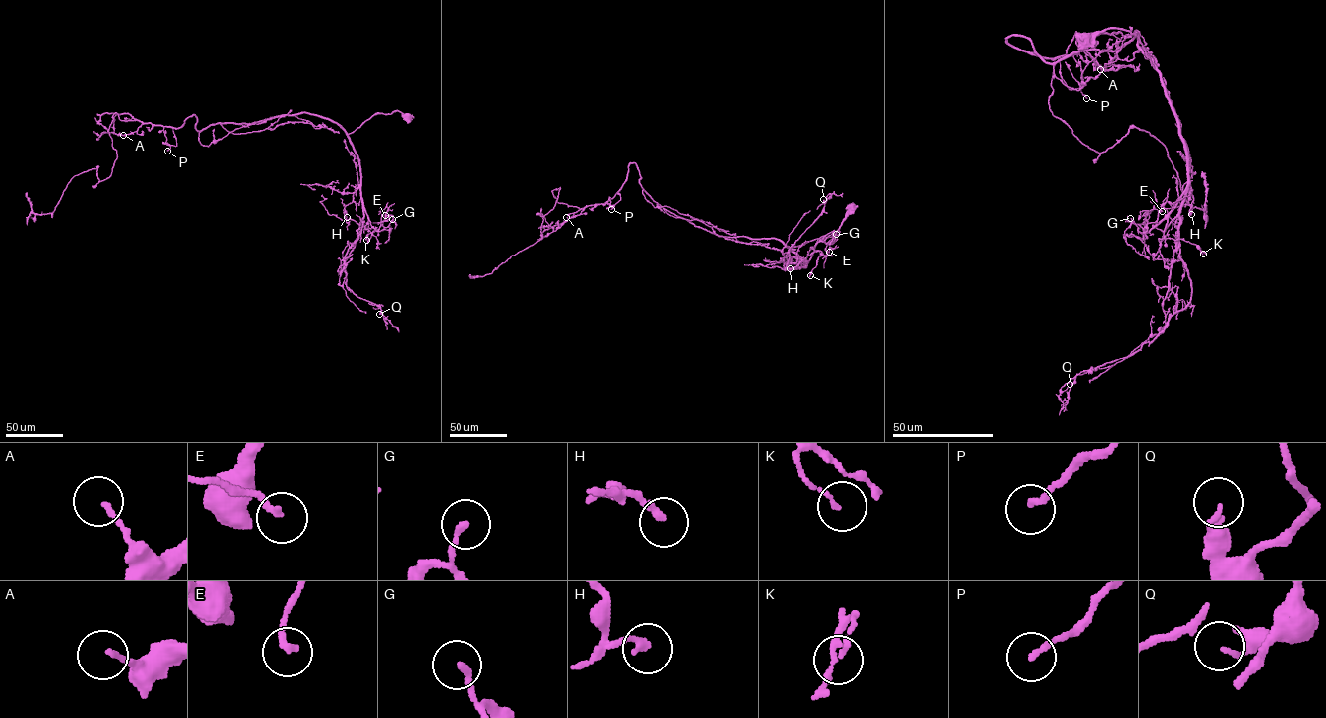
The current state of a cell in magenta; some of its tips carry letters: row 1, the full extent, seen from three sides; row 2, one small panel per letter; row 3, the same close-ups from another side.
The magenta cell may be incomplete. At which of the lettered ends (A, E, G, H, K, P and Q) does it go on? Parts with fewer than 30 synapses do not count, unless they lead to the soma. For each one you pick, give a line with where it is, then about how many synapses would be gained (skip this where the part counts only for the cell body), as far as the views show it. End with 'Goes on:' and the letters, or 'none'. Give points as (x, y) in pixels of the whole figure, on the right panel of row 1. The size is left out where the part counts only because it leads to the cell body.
Goes on: none

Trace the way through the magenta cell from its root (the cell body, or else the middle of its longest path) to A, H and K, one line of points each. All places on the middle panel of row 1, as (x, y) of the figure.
A: (851, 207), (835, 234), (795, 247), (774, 238), (724, 237), (662, 208), (630, 162), (613, 197), (566, 217)
H: (851, 207), (835, 234), (790, 248), (804, 265), (790, 268)
K: (851, 207), (835, 234), (790, 248), (804, 261), (804, 266), (812, 253), (819, 251), (810, 275)

